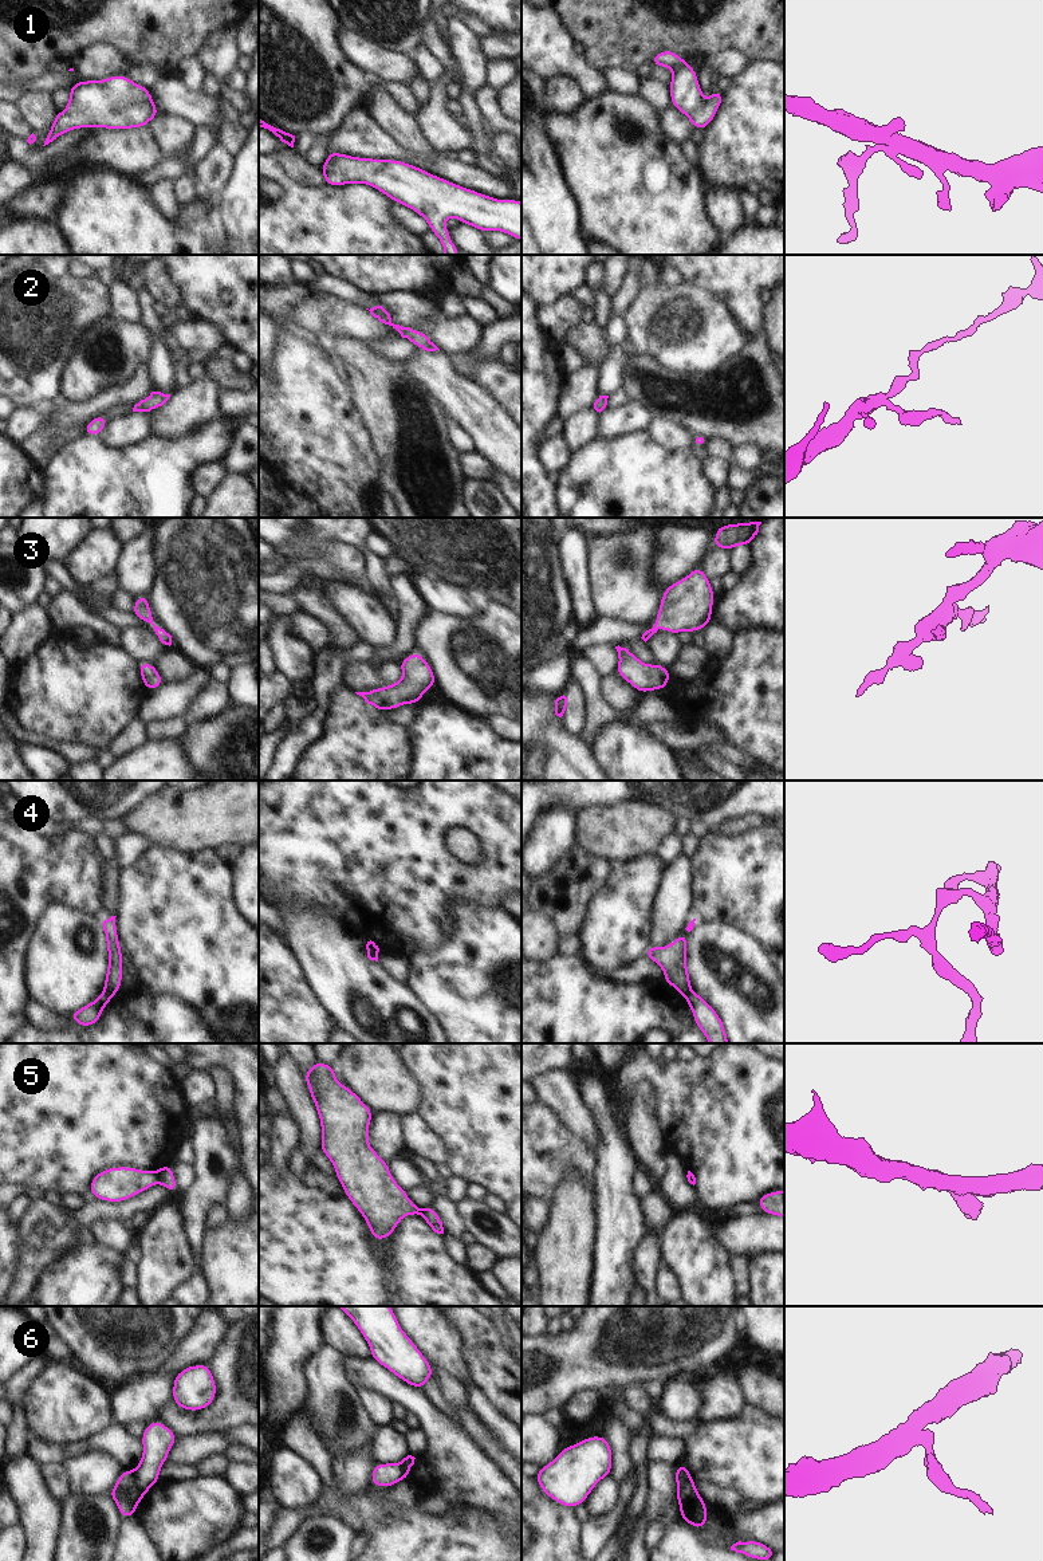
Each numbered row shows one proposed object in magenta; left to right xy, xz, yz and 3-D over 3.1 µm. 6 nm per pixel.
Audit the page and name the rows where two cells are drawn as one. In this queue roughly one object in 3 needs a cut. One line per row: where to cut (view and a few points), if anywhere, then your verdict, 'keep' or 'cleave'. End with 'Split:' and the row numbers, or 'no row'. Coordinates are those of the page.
1: cut none; keep
2: cut none; keep
3: cut none; keep
4: cut xy (103, 991), (110, 997); cleave
5: cut xy (156, 1171), (160, 1182); cleave
6: cut xy (132, 1471), (134, 1485), (144, 1495); cleave
Split: 4, 5, 6

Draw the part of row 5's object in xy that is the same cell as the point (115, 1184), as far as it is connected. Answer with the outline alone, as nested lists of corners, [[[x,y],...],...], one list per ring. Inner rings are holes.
[[[111,1167],[94,1175],[90,1192],[94,1199],[119,1203],[160,1183],[157,1171],[134,1167]]]

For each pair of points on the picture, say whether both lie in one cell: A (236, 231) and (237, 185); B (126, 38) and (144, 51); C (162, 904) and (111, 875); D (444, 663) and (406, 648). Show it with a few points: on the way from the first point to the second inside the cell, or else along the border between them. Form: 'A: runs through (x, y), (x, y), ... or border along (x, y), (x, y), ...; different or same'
A: runs through (237, 220), (237, 196); same
B: runs through (130, 38), (140, 47); same
C: border along (119, 869), (117, 909); different
D: border along (421, 618), (414, 629), (413, 649); different

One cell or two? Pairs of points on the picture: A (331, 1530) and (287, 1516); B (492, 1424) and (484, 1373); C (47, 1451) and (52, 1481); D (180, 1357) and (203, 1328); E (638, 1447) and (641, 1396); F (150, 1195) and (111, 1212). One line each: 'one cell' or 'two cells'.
A: two cells
B: two cells
C: two cells
D: one cell
E: two cells
F: one cell

